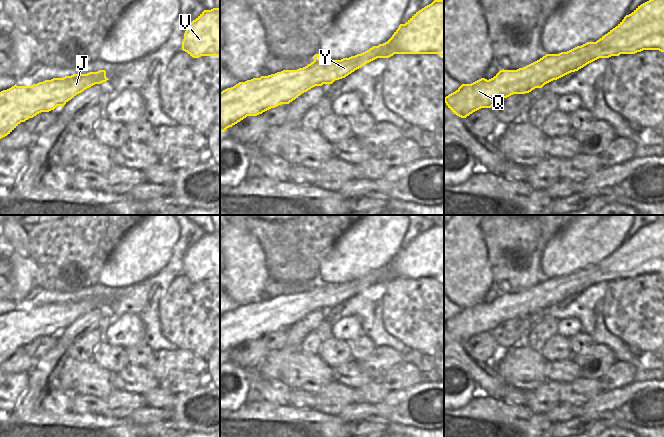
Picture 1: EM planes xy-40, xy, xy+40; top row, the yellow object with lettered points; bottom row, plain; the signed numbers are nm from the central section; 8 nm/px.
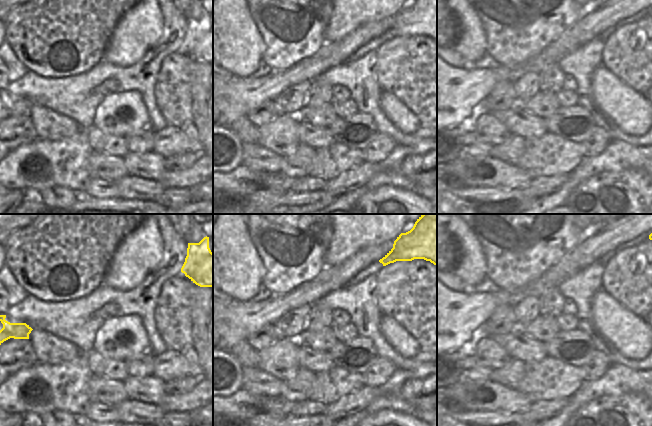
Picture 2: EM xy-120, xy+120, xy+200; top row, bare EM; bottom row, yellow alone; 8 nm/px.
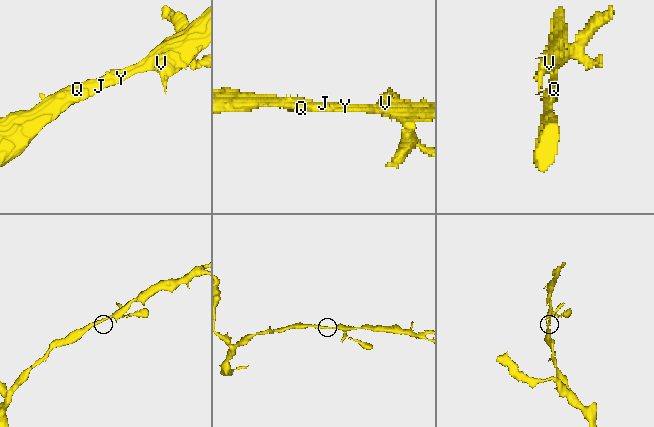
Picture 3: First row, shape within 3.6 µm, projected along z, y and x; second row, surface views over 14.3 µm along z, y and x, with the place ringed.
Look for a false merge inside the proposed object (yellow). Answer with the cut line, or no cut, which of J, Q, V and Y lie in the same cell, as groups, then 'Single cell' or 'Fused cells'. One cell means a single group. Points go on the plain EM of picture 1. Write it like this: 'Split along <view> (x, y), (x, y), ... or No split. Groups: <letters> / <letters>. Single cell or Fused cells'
No split. Groups: J Q V Y. Single cell

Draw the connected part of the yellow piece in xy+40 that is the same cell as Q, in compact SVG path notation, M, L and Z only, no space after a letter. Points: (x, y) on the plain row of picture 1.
M664 217L638 230L596 266L587 266L559 278L546 278L517 294L500 294L489 304L481 302L471 308L462 308L446 320L444 326L454 338L466 342L513 318L542 312L599 282L643 274L664 276Z

